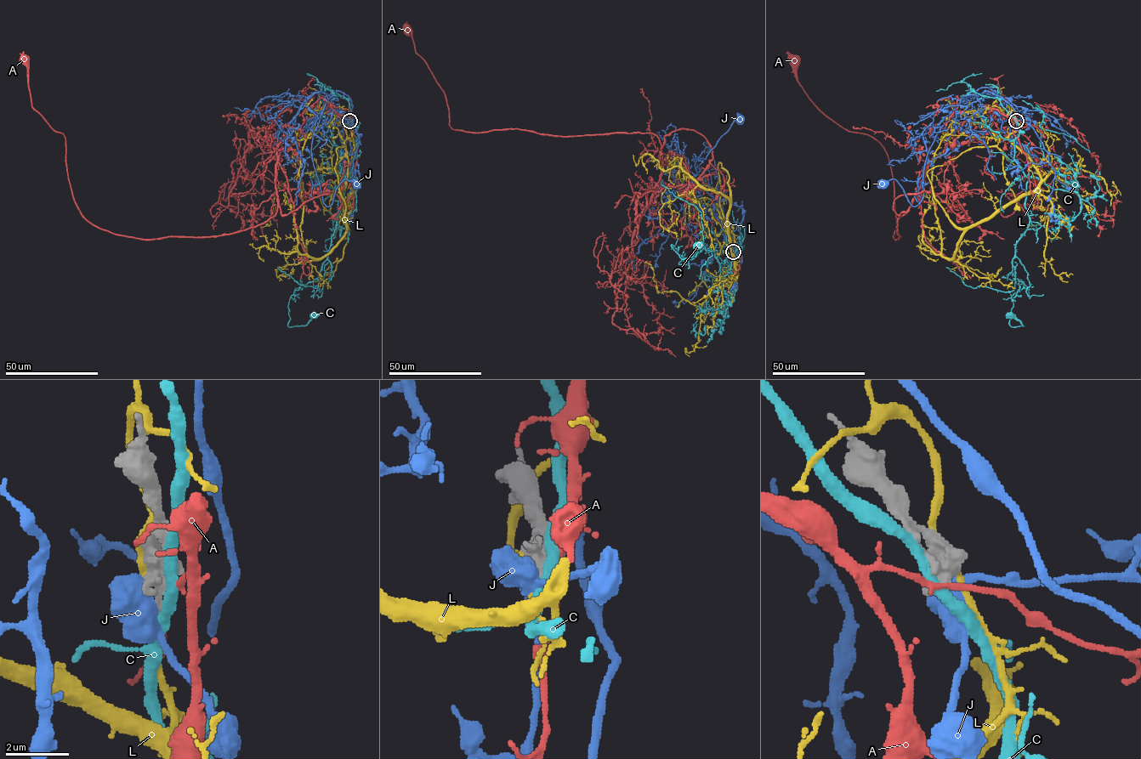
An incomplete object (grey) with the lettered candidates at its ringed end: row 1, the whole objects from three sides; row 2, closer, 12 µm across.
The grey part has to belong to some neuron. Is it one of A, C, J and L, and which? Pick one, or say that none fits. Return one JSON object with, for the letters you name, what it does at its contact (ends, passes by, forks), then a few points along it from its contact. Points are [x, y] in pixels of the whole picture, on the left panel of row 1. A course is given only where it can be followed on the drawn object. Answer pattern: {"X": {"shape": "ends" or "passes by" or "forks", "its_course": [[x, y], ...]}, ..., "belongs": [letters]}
{"belongs": []}

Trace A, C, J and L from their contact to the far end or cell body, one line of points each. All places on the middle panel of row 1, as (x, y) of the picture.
A: (734, 252), (731, 232), (703, 220), (661, 181), (661, 143), (651, 133), (454, 129), (445, 93), (409, 29)
C: (734, 250), (740, 249), (729, 263), (720, 265), (710, 248), (689, 260), (671, 248), (689, 258), (698, 244)
J: (733, 252), (734, 266), (734, 239), (718, 218), (716, 199), (707, 192), (695, 164), (740, 120)
L: (732, 251), (735, 244), (735, 275), (729, 201), (685, 176), (684, 167), (691, 183), (681, 237)

